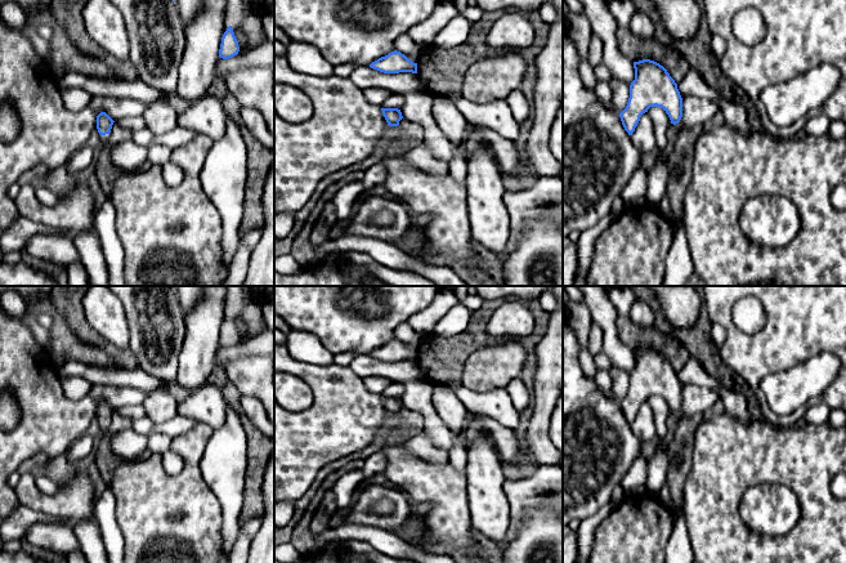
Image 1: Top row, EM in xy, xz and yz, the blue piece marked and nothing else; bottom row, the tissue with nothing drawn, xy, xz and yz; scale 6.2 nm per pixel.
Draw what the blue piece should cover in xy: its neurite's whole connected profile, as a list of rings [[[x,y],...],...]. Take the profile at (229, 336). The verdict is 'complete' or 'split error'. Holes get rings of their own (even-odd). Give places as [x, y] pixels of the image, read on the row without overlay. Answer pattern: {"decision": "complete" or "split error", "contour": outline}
{"decision": "complete", "contour": [[[229,314],[221,326],[219,345],[223,348],[228,348],[237,344],[238,340],[240,340],[238,330],[234,325],[232,314]]]}

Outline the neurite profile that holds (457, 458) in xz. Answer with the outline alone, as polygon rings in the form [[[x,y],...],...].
[[[460,433],[451,437],[451,451],[448,453],[448,463],[458,472],[466,472],[467,451],[465,444],[461,443]]]

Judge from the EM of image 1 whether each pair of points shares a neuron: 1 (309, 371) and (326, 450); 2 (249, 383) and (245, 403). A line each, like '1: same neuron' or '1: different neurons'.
1: same neuron
2: different neurons

